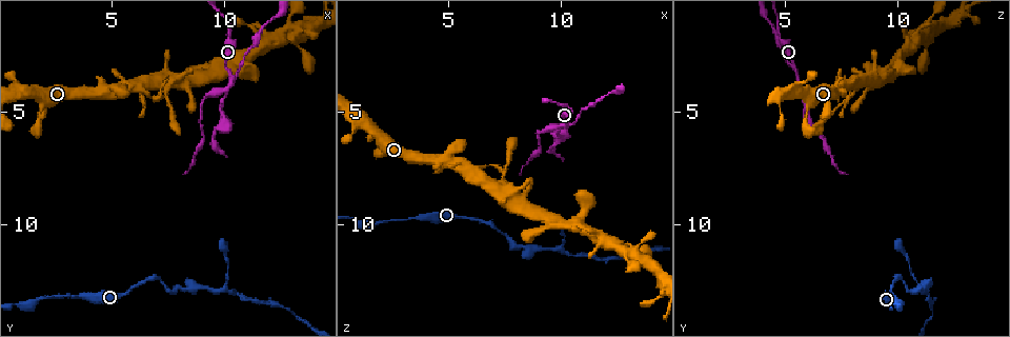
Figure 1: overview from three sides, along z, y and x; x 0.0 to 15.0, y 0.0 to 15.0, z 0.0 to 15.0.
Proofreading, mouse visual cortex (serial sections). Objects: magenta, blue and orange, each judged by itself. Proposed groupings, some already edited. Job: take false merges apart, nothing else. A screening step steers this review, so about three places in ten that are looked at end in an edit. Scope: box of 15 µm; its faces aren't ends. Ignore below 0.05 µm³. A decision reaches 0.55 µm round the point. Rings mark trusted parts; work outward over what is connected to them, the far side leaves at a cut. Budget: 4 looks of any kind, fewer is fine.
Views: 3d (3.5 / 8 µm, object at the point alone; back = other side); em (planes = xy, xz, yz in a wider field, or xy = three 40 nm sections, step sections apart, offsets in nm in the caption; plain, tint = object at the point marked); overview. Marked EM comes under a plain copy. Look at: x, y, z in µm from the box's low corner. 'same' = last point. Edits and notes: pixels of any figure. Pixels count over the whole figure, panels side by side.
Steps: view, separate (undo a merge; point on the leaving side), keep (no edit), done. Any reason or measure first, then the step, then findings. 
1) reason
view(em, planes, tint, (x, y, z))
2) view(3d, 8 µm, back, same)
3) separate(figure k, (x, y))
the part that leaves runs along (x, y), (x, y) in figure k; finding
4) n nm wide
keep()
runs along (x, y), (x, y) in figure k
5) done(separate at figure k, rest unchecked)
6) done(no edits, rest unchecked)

narrows sharply
view(3d, 3.5 µm, (7.5, 12.8, 10.4))

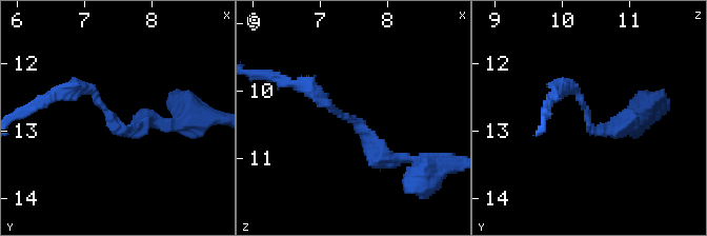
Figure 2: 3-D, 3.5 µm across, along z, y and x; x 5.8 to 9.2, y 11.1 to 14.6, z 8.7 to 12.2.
arms of 200, 200 nm
view(em, xy, step 3, tint, (7.45, 12.90, 10.40))

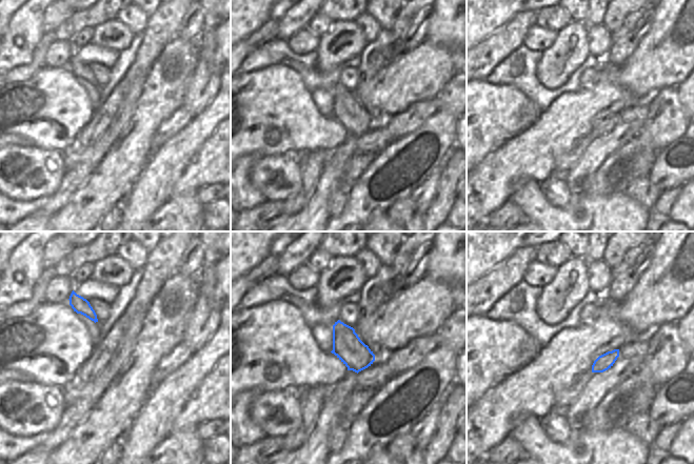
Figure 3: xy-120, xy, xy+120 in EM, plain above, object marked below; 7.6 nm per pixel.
keep()
runs along (302, 86), (396, 159) in figure 2; all the same cell

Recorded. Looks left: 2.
side arm on a straight run
view(3d, 3.5 µm, (9.9, 12.9, 11.1))

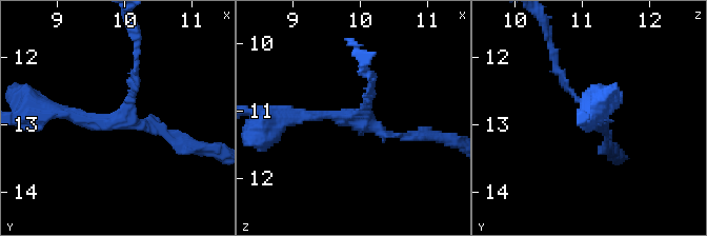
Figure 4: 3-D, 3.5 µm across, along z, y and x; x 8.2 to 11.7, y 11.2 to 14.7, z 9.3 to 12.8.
need the tissue
view(em, planes, tint, (9.85, 12.95, 11.10))

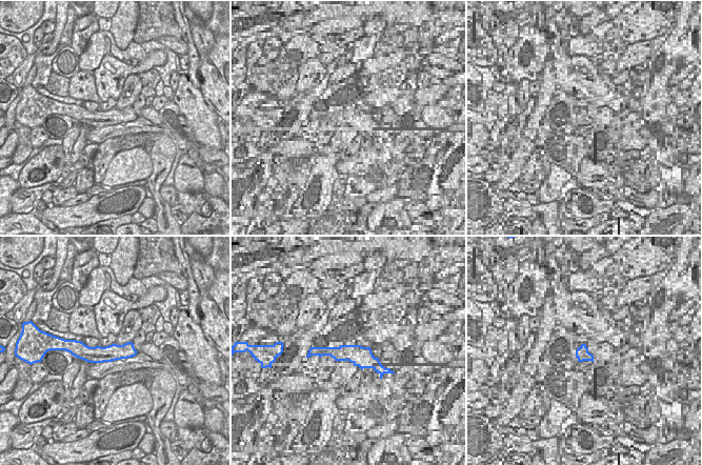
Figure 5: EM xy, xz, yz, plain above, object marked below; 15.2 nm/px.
arms of 100, 100, 200 nm
keep()
runs along (47, 111), (144, 123), (177, 139) in figure 4; continuous, no second cell

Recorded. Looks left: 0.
done(no edits, rest unchecked)

